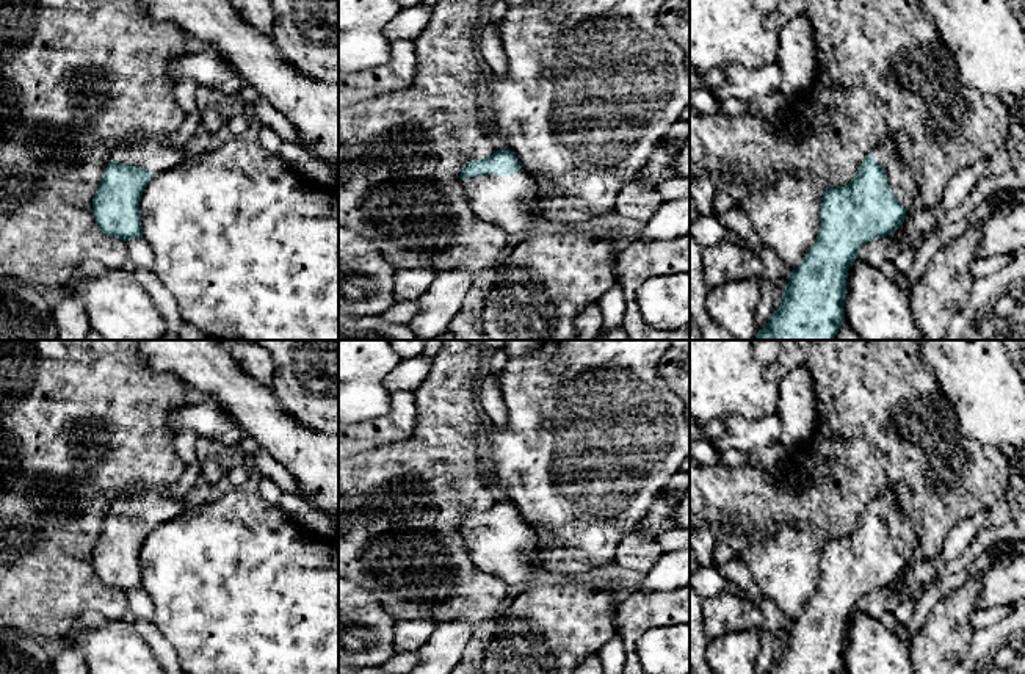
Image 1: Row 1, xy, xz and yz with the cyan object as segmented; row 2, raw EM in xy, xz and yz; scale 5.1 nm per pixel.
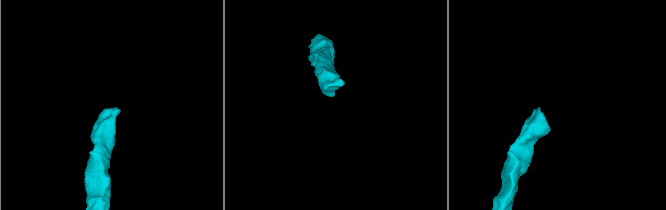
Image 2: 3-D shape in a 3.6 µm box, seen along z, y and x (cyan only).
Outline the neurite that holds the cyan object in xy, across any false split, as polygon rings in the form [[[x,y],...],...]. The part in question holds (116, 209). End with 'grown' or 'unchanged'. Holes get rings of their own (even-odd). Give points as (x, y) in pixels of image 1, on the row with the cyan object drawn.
[[[135,135],[124,138],[113,150],[111,161],[102,174],[99,188],[92,197],[92,212],[99,229],[122,241],[143,238],[141,196],[155,174],[179,166],[187,158],[185,144],[179,146],[169,135]]] | grown

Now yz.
[[[884,138],[857,168],[856,177],[843,187],[823,193],[821,224],[815,243],[804,255],[782,292],[782,301],[755,340],[834,340],[845,320],[848,270],[859,248],[892,235],[906,218],[917,194],[917,185],[892,140]]] | grown

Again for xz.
[[[498,149],[487,158],[470,160],[461,169],[461,180],[473,213],[484,223],[517,240],[536,229],[538,218],[528,210],[536,187],[520,169],[509,149]]] | grown

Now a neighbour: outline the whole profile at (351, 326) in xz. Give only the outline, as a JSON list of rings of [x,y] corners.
[[[339,312],[339,340],[422,340],[409,323],[390,323],[381,315]]]

